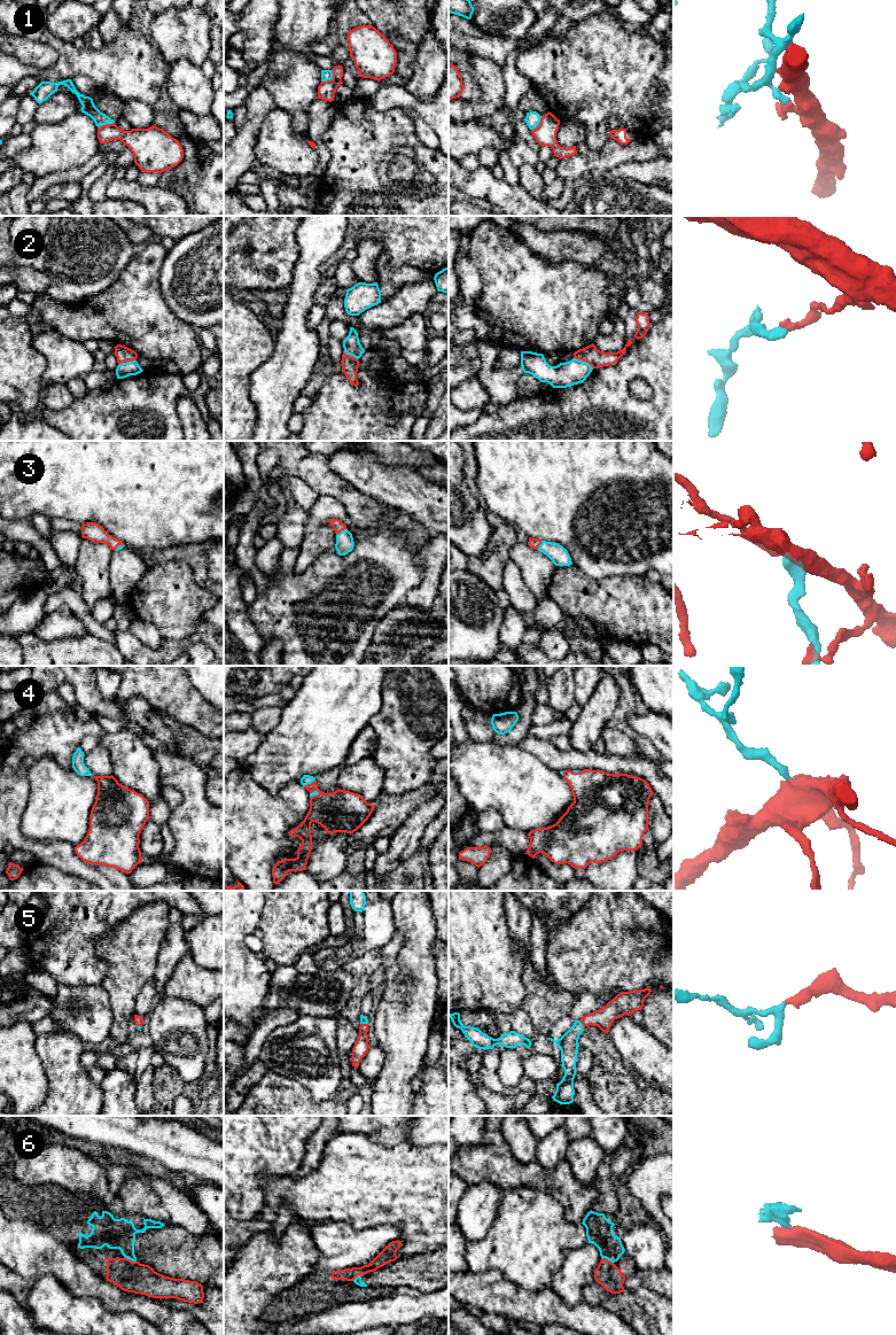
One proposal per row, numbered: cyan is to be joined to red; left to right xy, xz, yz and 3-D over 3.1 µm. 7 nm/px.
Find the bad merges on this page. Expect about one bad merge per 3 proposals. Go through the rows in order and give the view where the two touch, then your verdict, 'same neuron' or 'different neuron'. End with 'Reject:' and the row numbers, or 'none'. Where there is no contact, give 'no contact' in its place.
1: meets red in xz; different neuron
2: meets red in yz; different neuron
3: meets red in xz; same neuron
4: meets red in xz; same neuron
5: meets red in yz; same neuron
6: meets red in xy; different neuron
Reject: 1, 2, 6

